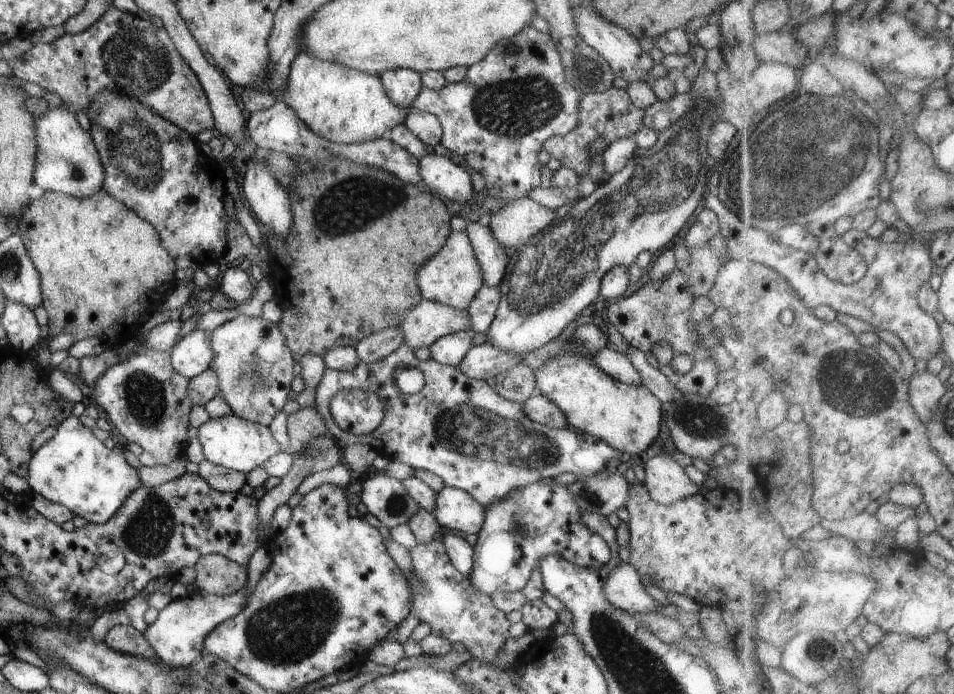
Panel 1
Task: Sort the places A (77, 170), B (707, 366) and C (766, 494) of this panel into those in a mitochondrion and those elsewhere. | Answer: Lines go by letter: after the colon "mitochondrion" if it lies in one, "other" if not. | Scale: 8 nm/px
A: mitochondrion
B: other
C: other

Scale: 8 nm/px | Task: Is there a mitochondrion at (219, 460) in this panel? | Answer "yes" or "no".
no

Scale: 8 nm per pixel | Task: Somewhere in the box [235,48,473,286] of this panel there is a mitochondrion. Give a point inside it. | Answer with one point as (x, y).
(329, 228)

